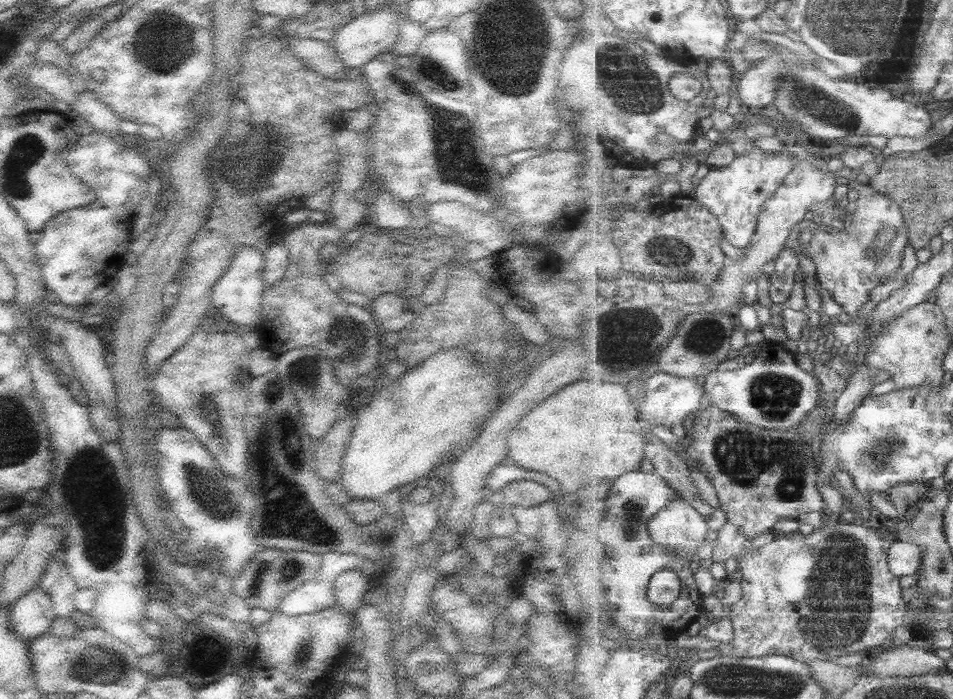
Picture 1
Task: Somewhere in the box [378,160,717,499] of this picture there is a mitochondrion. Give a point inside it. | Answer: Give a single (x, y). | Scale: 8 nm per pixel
(638, 340)

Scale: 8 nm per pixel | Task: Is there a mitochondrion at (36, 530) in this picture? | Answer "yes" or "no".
no

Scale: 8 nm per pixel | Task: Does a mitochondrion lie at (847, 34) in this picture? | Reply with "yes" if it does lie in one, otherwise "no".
yes

